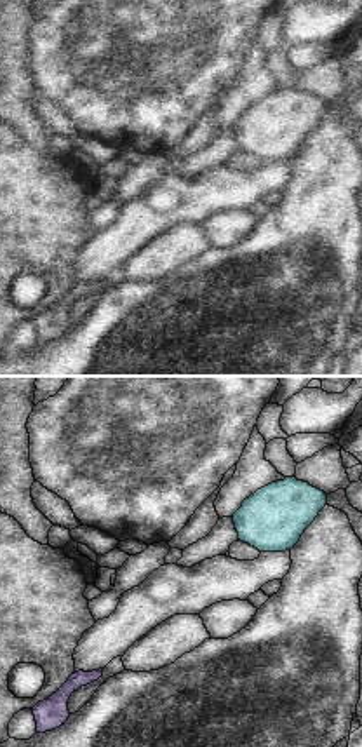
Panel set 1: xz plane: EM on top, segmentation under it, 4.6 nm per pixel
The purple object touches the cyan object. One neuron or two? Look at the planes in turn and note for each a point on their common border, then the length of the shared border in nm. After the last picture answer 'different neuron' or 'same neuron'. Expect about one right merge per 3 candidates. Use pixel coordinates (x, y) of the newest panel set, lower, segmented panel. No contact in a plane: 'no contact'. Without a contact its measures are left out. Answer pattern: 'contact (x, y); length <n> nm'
no contact

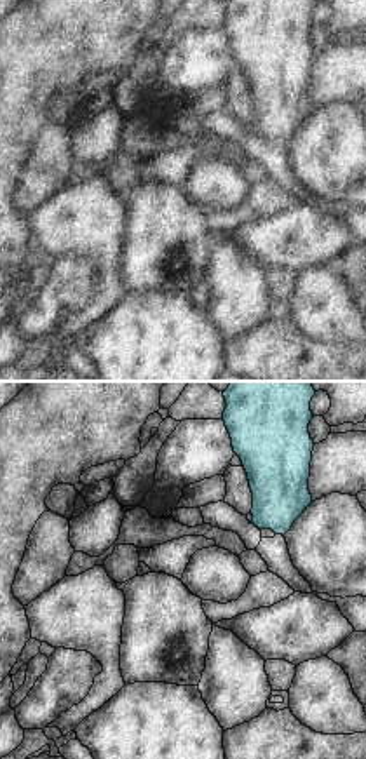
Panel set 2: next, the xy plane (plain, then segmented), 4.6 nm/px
contact (251, 517); length 60 nm

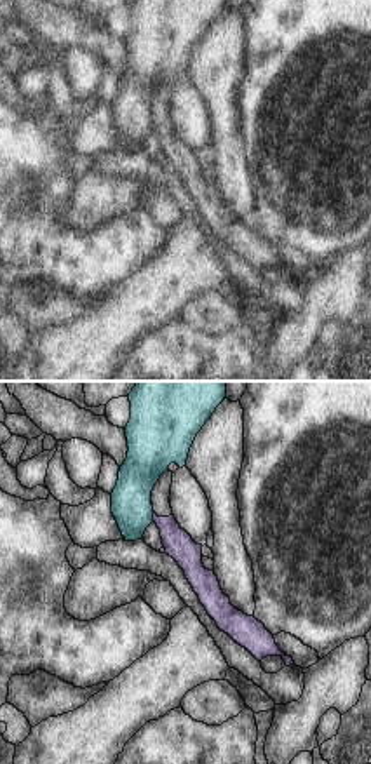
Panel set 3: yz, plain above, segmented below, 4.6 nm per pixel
contact (154, 517); length 50 nm

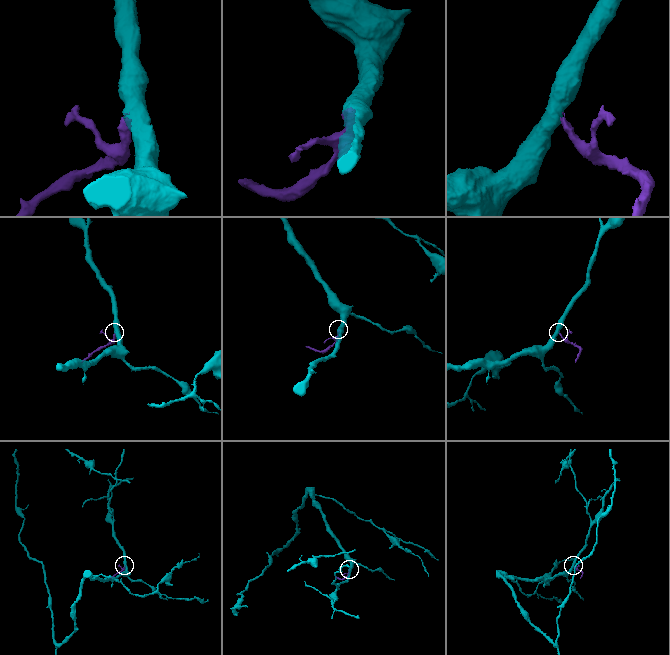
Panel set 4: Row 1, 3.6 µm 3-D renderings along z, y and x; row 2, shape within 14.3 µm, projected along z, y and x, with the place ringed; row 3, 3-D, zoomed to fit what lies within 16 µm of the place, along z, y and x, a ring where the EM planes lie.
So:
different neuron

